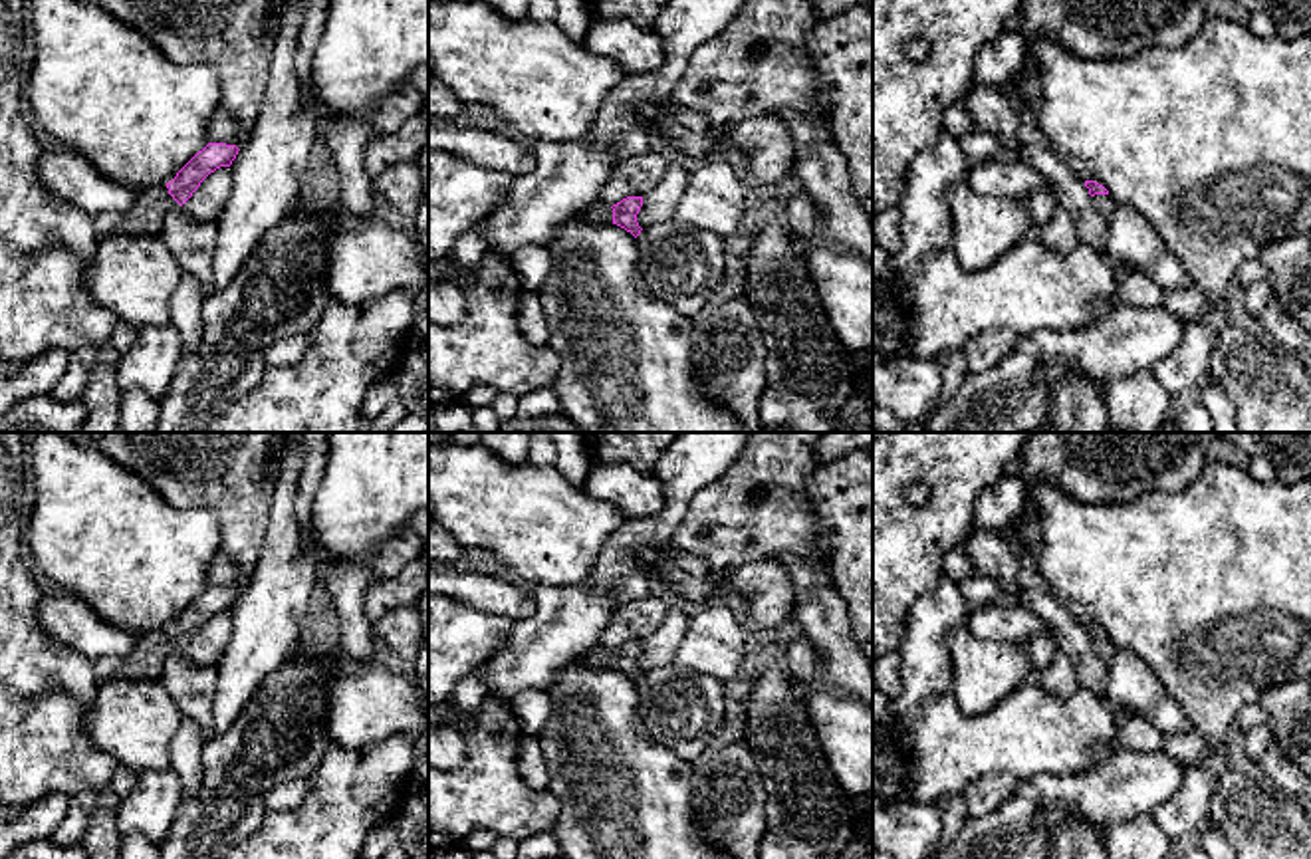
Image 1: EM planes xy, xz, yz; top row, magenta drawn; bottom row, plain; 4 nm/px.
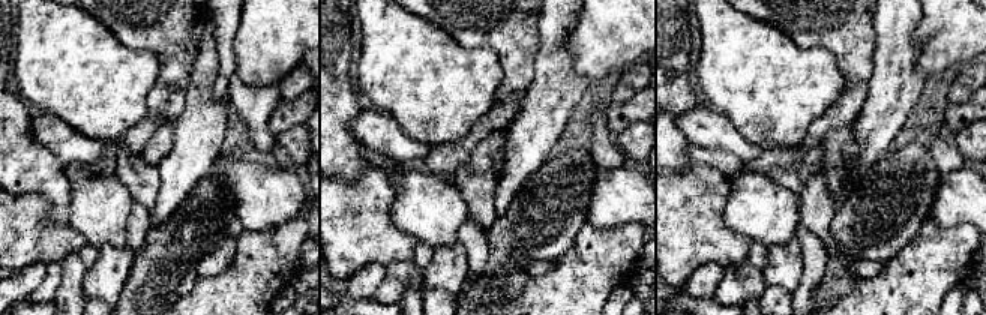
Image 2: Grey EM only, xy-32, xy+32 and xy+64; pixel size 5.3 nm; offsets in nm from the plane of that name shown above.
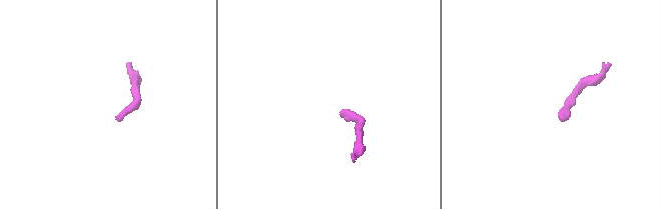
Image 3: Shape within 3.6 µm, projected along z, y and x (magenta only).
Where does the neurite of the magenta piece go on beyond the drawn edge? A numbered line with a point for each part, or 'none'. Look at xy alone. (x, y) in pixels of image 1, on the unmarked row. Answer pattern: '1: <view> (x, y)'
1: xy (147, 659)

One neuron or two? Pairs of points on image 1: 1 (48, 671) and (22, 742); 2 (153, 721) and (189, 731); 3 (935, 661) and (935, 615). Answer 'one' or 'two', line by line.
1: two
2: two
3: one

